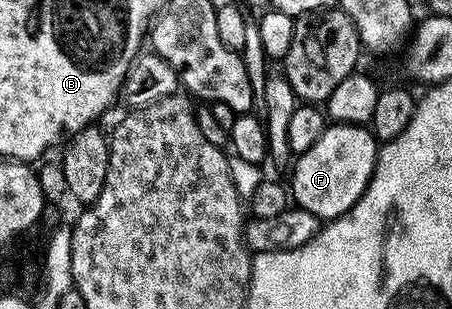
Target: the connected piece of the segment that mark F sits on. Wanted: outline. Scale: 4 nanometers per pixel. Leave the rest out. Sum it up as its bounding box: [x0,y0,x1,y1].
[288,123,379,221]

